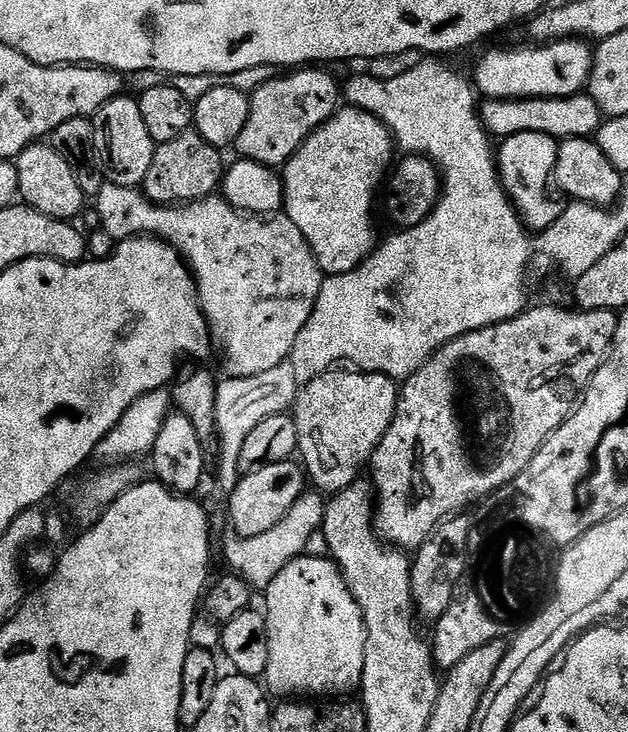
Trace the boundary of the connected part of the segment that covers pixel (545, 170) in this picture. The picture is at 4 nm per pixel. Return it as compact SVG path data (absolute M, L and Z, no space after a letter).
M514 134L503 137L501 148L498 148L498 171L500 181L516 213L523 220L525 228L539 234L549 228L563 214L565 205L559 204L552 197L554 193L554 173L558 158L559 143L554 136L546 134Z

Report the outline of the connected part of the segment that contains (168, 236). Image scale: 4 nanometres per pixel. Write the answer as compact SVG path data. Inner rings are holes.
M107 182L102 186L102 190L98 190L98 194L94 197L94 208L98 212L100 227L106 230L106 234L110 234L110 238L114 238L119 242L121 240L130 240L134 236L150 236L163 240L165 244L176 249L184 257L188 267L192 270L192 277L196 280L196 293L200 299L200 309L204 312L204 317L208 323L208 335L212 337L215 351L217 353L220 351L224 355L225 373L229 377L240 379L250 378L251 375L263 374L266 370L271 370L279 364L285 363L291 357L294 350L294 342L298 342L298 334L302 334L302 326L306 326L306 322L318 302L320 288L326 279L324 273L320 271L318 262L314 258L306 238L302 238L302 230L298 230L298 226L294 226L294 222L290 222L280 214L273 215L271 218L261 218L246 212L240 212L220 194L210 195L205 200L196 200L193 204L169 206L156 204L153 200L148 199L140 188L127 188L126 186L118 186L117 184L109 184Z

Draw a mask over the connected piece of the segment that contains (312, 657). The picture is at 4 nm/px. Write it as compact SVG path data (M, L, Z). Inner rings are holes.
M300 556L270 582L263 596L270 642L270 662L266 662L263 674L267 691L273 697L280 696L276 698L340 698L343 692L355 693L362 682L366 632L362 610L350 594L336 561L328 556Z

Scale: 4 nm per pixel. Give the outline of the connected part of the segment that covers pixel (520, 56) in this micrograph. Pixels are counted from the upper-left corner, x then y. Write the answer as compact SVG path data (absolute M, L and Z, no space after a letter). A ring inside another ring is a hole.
M583 39L544 42L532 47L536 48L486 53L476 64L474 84L479 95L490 100L533 100L539 96L575 96L587 89L594 52Z

